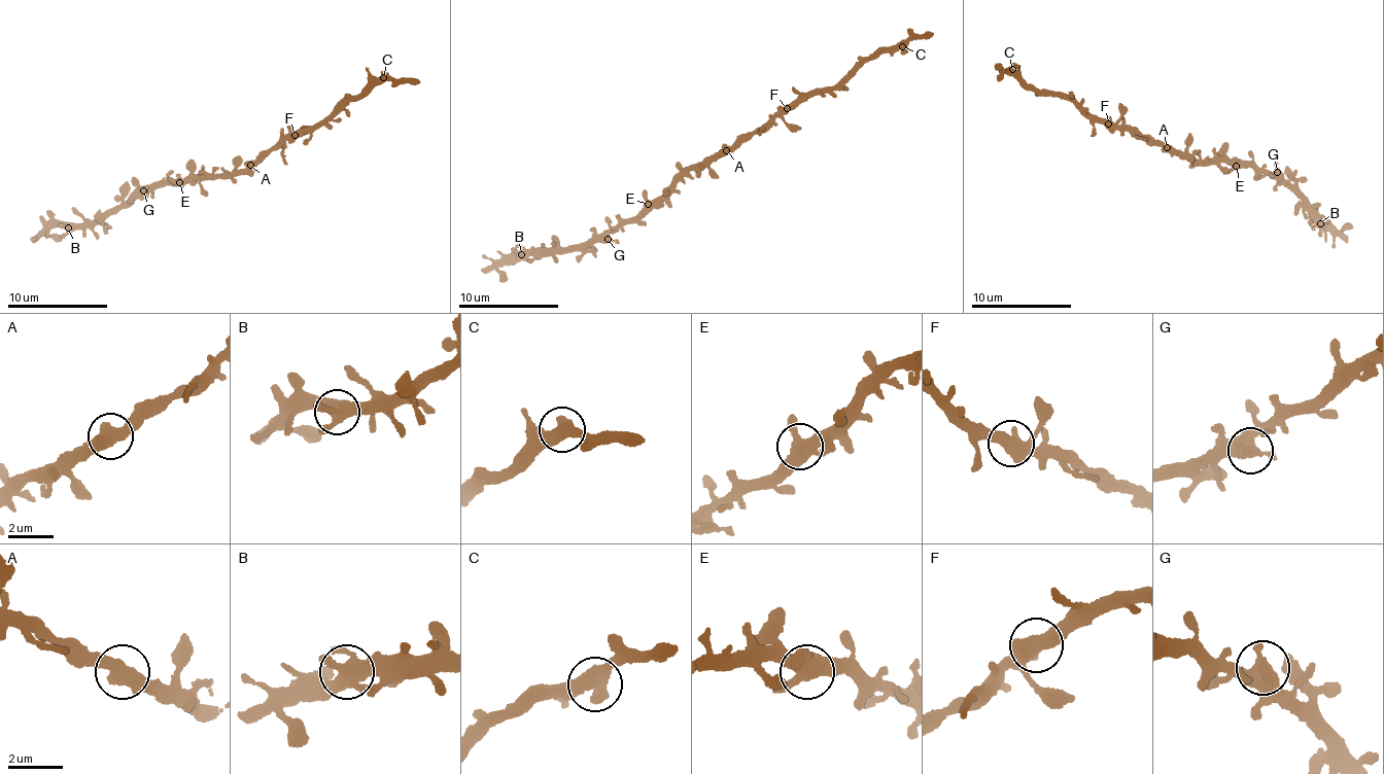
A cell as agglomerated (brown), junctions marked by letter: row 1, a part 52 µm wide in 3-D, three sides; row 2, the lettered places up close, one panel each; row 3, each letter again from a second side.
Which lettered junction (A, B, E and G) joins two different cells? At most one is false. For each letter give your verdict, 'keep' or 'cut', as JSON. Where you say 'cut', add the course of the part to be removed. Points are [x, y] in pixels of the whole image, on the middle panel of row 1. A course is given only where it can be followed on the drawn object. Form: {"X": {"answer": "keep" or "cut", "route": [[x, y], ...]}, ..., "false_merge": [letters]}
{"A": {"answer": "keep"}, "B": {"answer": "keep"}, "E": {"answer": "keep"}, "G": {"answer": "keep"}, "false_merge": []}

